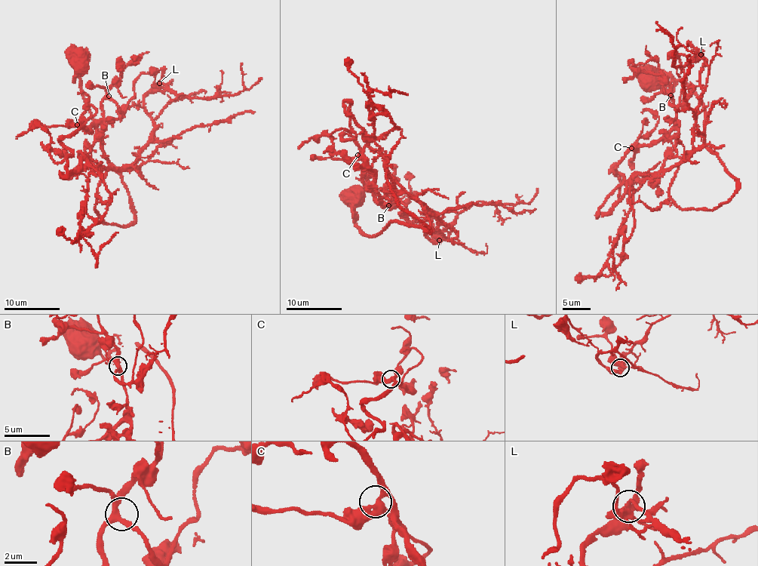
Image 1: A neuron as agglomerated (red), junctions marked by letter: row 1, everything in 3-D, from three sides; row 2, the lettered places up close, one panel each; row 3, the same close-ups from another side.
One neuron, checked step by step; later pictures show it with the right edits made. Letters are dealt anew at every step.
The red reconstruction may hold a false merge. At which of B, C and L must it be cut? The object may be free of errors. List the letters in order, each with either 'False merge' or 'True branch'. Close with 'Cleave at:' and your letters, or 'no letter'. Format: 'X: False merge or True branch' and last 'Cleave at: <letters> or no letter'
B: True branch
C: True branch
L: True branch
Cleave at: no letter

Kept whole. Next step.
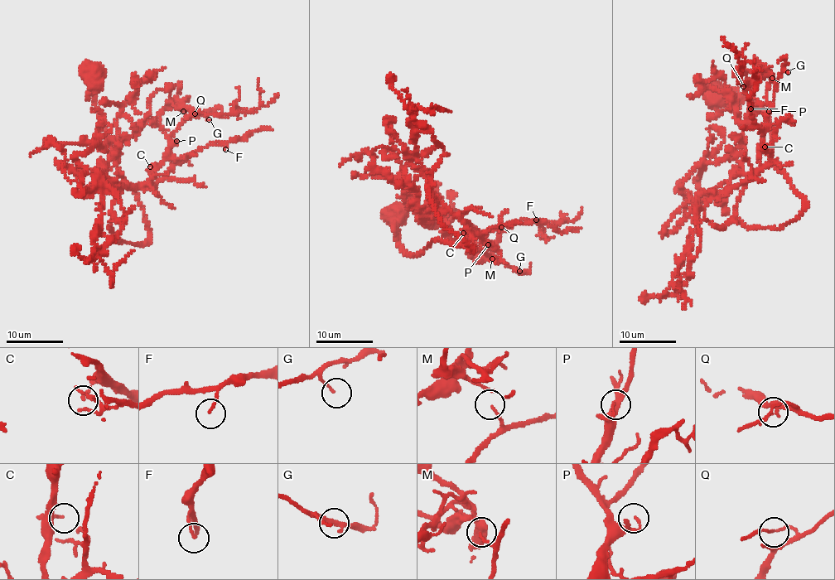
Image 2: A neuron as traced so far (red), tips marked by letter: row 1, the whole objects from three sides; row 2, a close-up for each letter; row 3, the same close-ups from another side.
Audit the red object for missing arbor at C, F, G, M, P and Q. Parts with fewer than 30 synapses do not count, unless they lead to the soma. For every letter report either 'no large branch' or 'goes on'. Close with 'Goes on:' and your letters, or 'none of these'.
C: no large branch
F: no large branch
G: no large branch
M: no large branch
P: goes on
Q: no large branch
Goes on: P

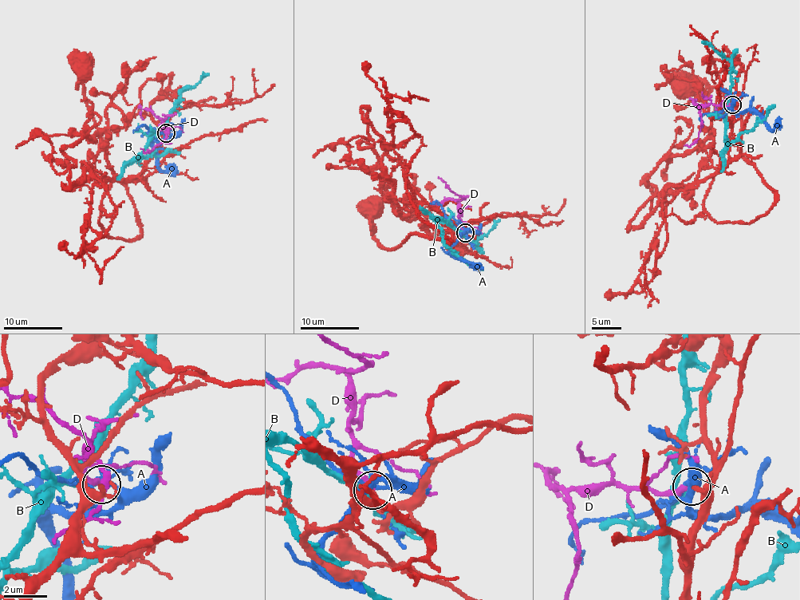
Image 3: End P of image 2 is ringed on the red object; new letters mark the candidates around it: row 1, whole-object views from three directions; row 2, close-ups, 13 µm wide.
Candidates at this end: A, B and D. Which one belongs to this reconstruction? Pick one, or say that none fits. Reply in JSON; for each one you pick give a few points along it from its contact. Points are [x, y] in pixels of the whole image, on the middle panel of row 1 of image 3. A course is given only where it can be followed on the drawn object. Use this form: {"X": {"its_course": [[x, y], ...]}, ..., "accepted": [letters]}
{"D": {"its_course": [[464, 232], [460, 226], [459, 215], [460, 201], [464, 198], [455, 194], [439, 176]]}, "accepted": ["D"]}

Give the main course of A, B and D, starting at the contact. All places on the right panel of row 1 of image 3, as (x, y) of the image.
A: (732, 104), (732, 111), (739, 113), (747, 110), (756, 113), (765, 125), (773, 130), (781, 121)
B: (732, 105), (727, 113), (725, 136), (731, 142), (762, 120), (774, 104)
D: (732, 105), (712, 104), (699, 107), (700, 132), (691, 145), (684, 145)

